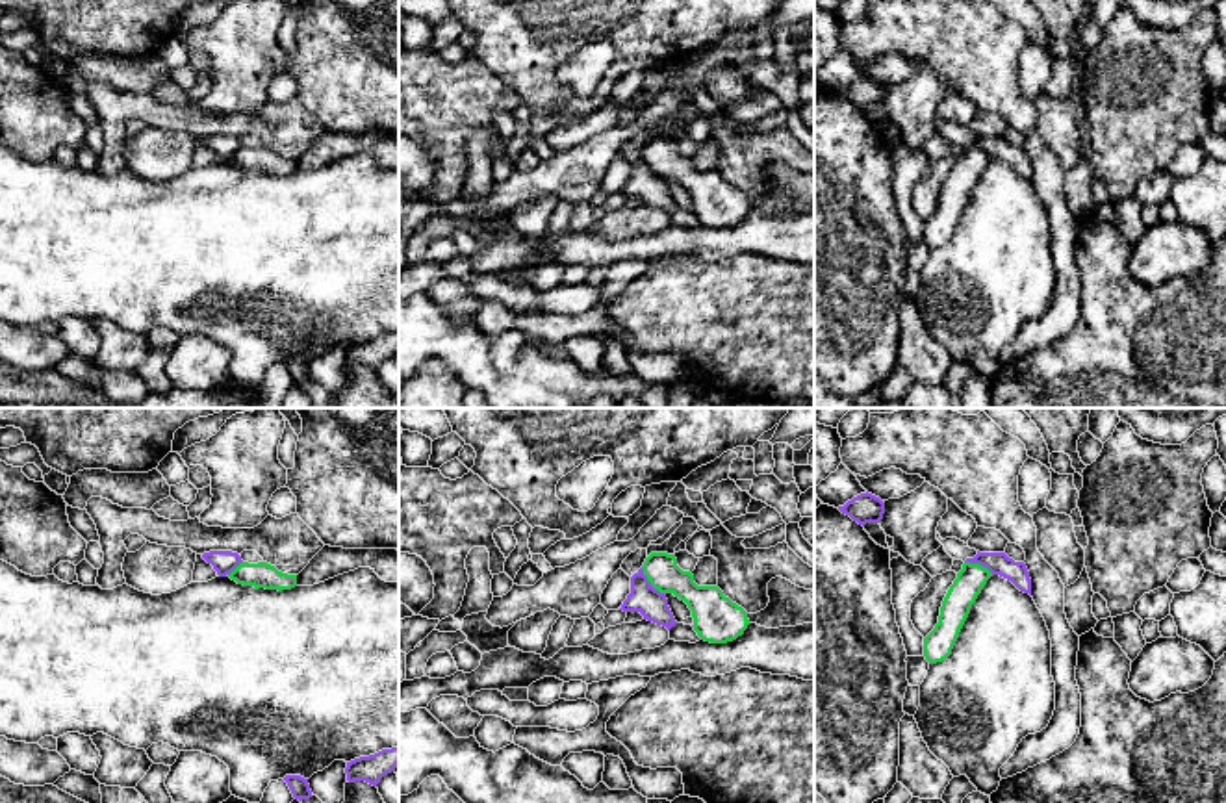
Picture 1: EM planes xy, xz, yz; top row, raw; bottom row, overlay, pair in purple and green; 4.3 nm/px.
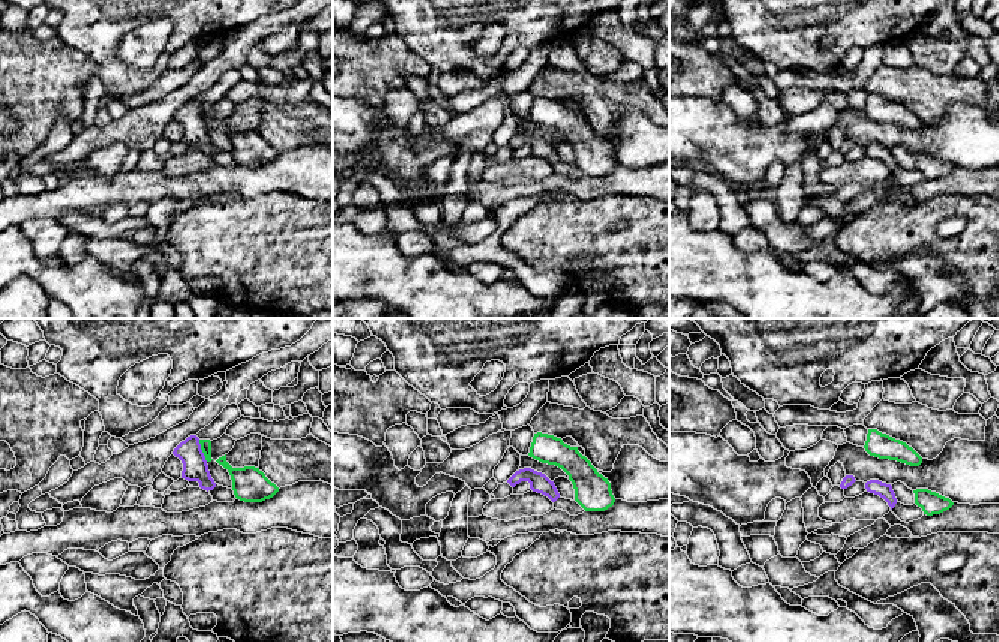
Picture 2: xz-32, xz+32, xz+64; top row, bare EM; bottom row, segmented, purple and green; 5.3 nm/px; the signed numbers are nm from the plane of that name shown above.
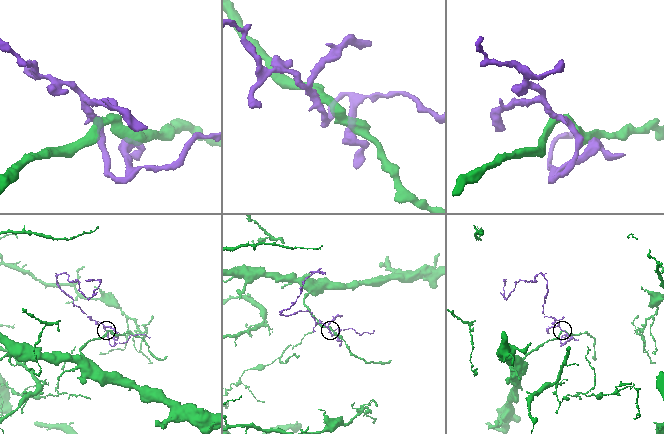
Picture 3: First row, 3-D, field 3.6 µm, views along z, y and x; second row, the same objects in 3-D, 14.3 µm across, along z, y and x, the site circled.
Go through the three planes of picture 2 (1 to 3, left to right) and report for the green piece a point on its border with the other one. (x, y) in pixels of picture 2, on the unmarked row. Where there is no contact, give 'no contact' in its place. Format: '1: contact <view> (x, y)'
1: contact xz-32 (201, 114)
2: no contact
3: no contact

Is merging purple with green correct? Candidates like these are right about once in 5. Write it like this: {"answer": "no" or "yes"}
{"answer": "no"}

